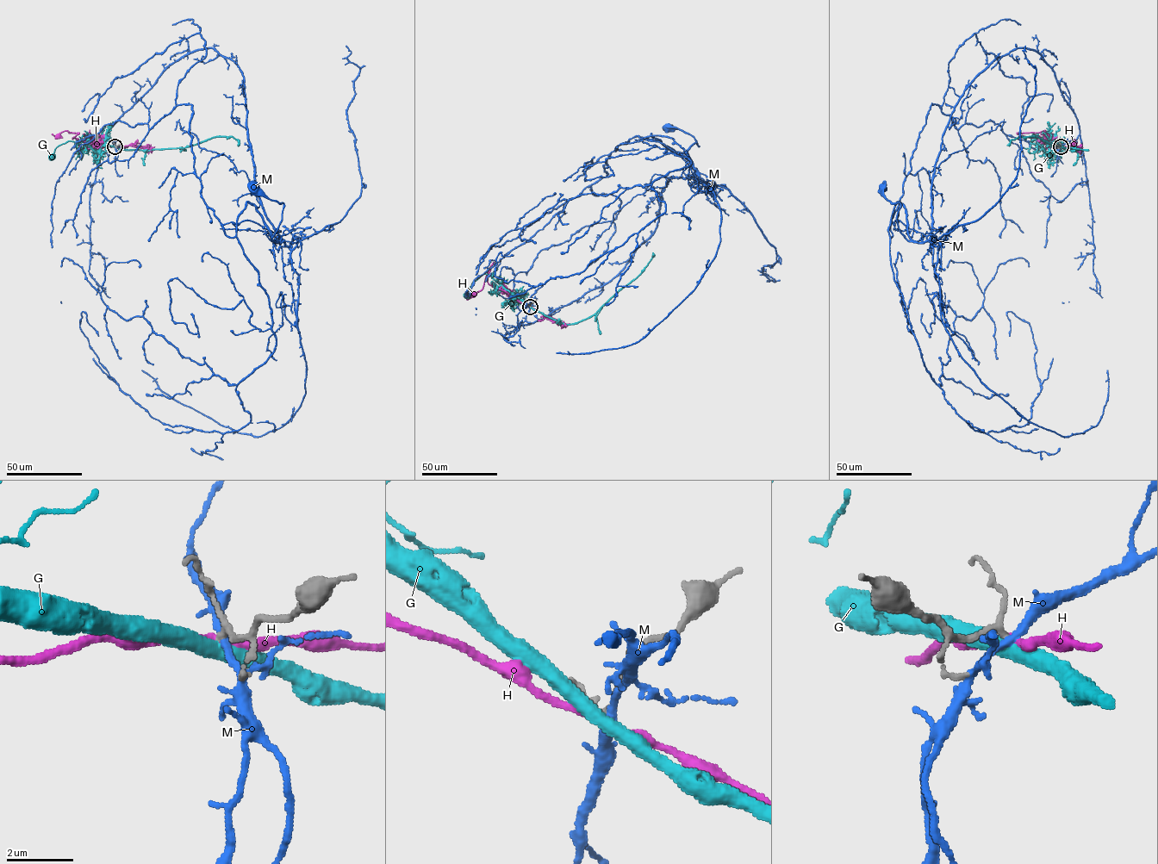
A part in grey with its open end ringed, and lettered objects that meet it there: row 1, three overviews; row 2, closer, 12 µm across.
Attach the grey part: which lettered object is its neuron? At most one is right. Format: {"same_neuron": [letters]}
{"same_neuron": []}

